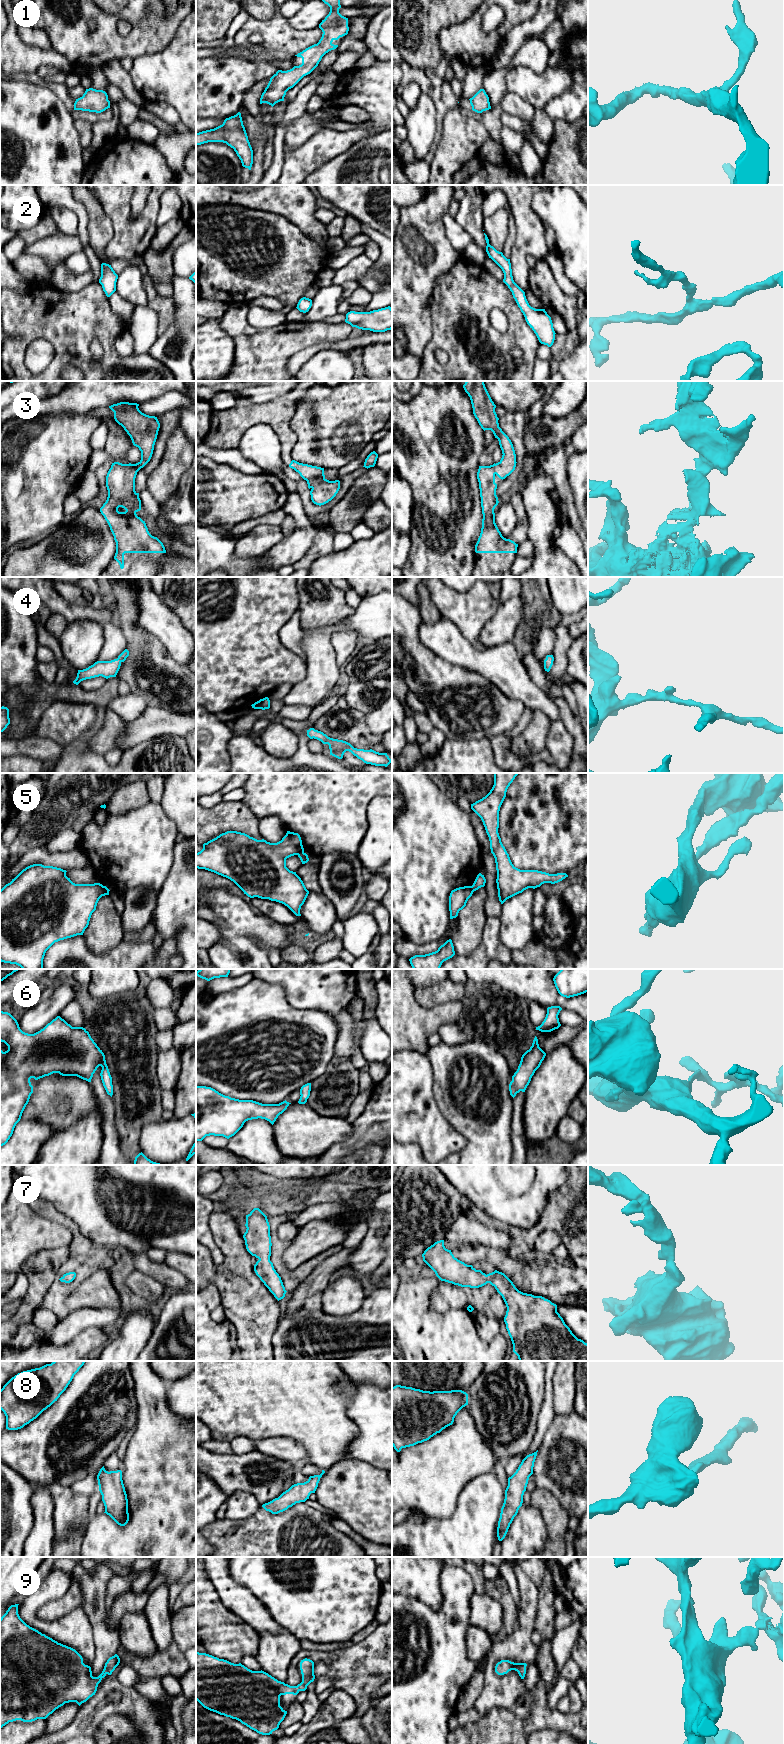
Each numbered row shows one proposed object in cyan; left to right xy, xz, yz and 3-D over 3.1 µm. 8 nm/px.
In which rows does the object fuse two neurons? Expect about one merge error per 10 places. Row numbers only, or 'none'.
5

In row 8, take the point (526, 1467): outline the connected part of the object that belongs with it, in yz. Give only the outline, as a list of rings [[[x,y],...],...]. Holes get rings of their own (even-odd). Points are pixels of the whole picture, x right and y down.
[[[538,1450],[527,1455],[522,1460],[516,1472],[508,1478],[508,1486],[505,1490],[505,1499],[497,1527],[497,1537],[499,1541],[505,1538],[510,1524],[522,1506],[523,1495],[526,1491],[529,1477],[533,1474],[537,1452]]]

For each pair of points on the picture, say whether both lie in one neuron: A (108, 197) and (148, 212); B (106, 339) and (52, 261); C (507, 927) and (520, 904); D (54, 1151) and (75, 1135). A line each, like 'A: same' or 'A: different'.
A: same
B: different
C: same
D: same

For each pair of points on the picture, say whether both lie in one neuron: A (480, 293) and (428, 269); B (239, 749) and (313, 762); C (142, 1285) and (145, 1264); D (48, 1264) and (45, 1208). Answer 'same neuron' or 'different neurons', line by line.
A: different neurons
B: same neuron
C: different neurons
D: different neurons

